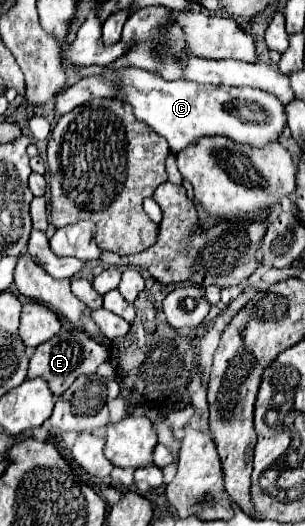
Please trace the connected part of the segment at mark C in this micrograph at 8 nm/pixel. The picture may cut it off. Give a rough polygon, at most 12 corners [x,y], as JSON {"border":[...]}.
{"border":[[107,73],[171,153],[201,137],[265,147],[285,107],[251,87]]}

